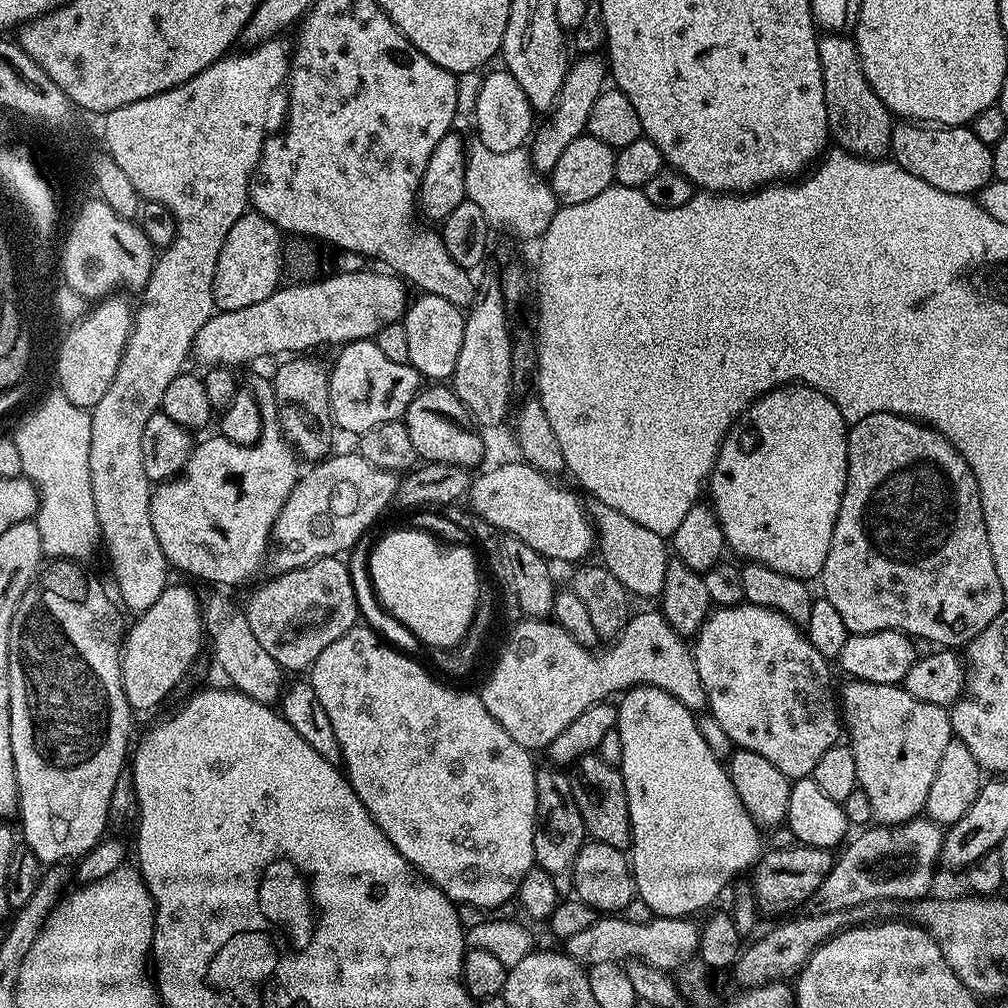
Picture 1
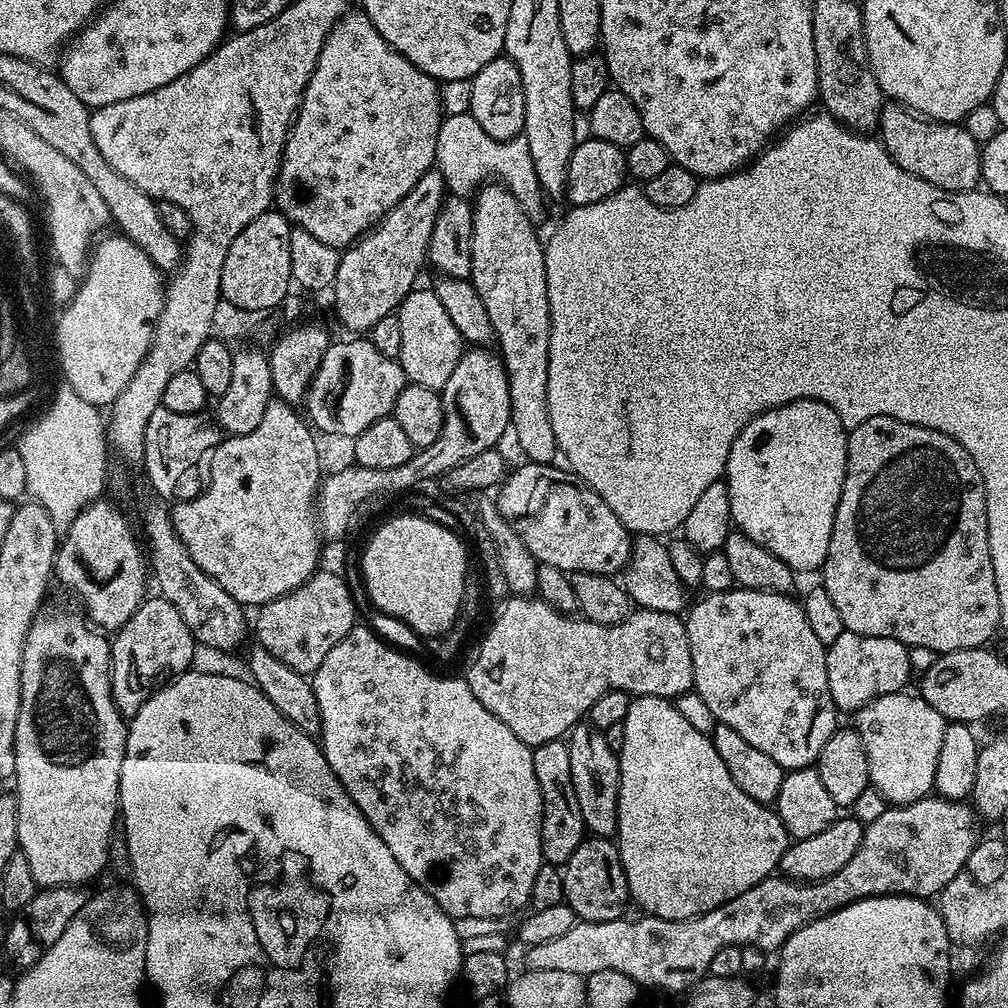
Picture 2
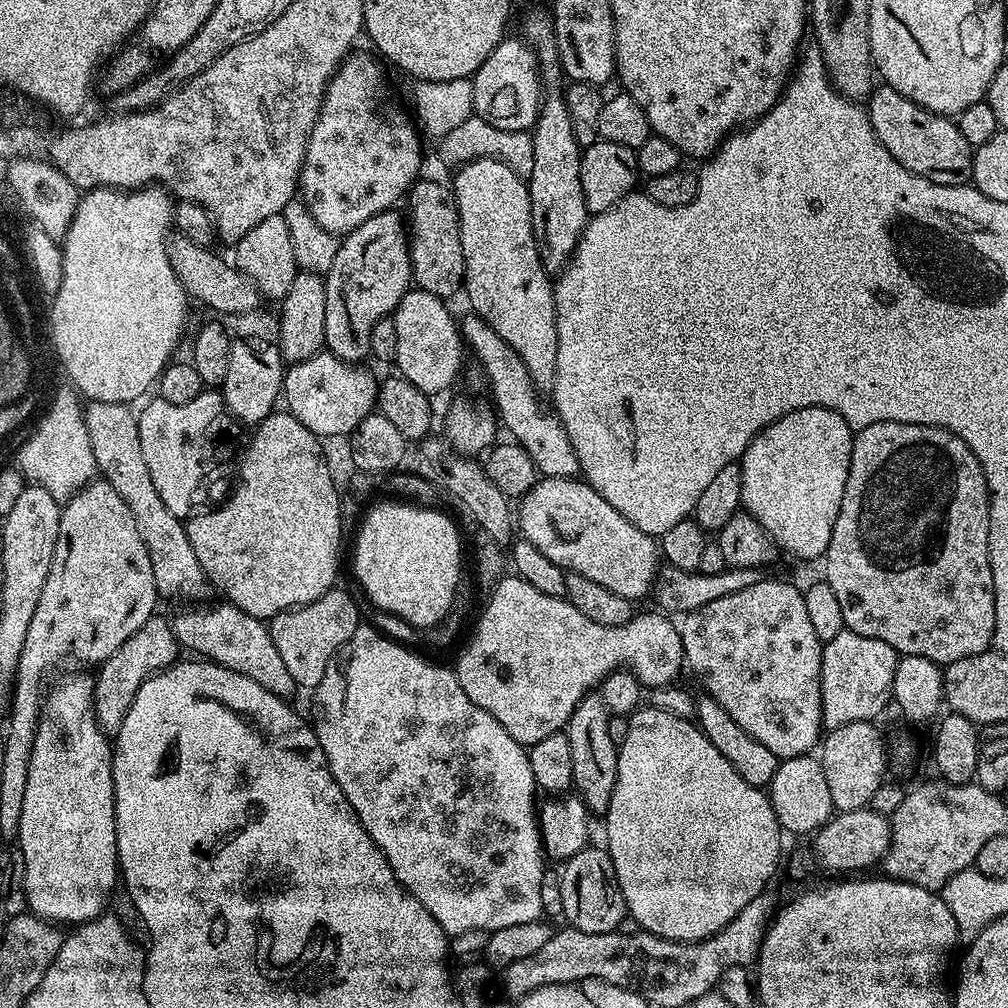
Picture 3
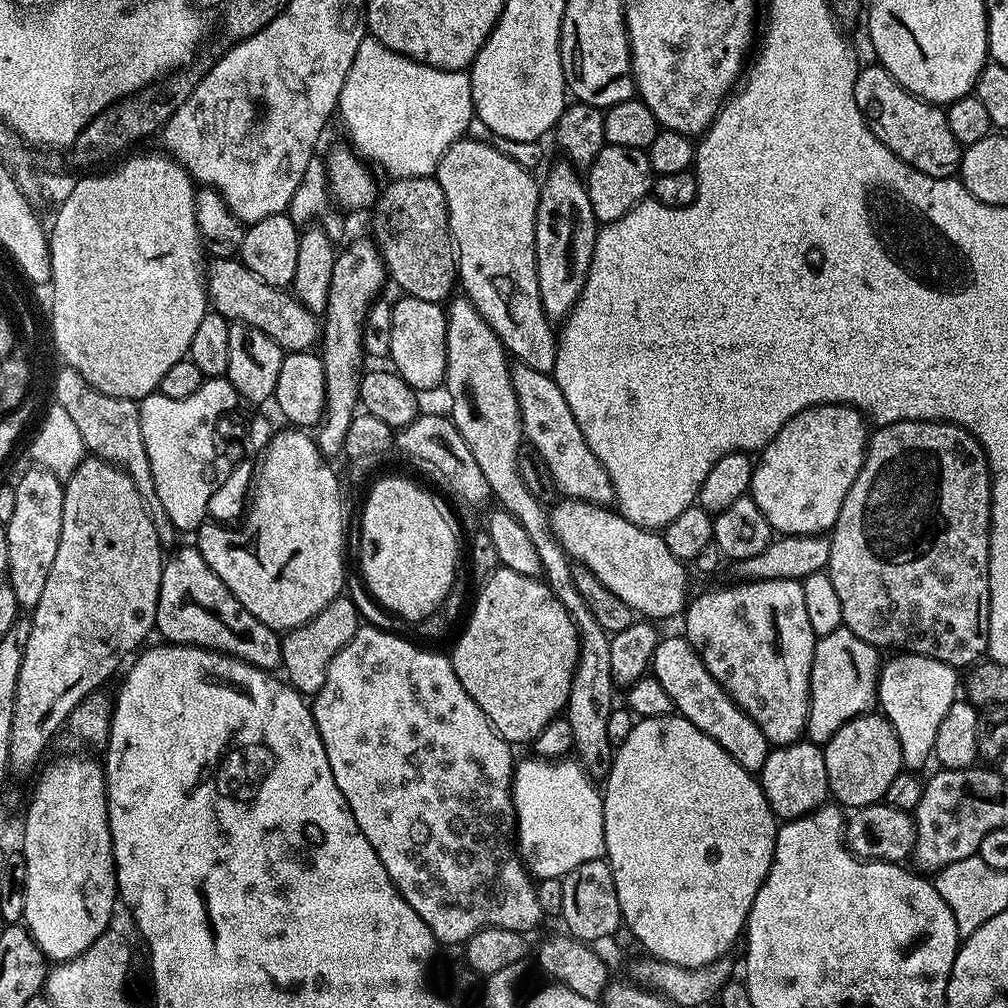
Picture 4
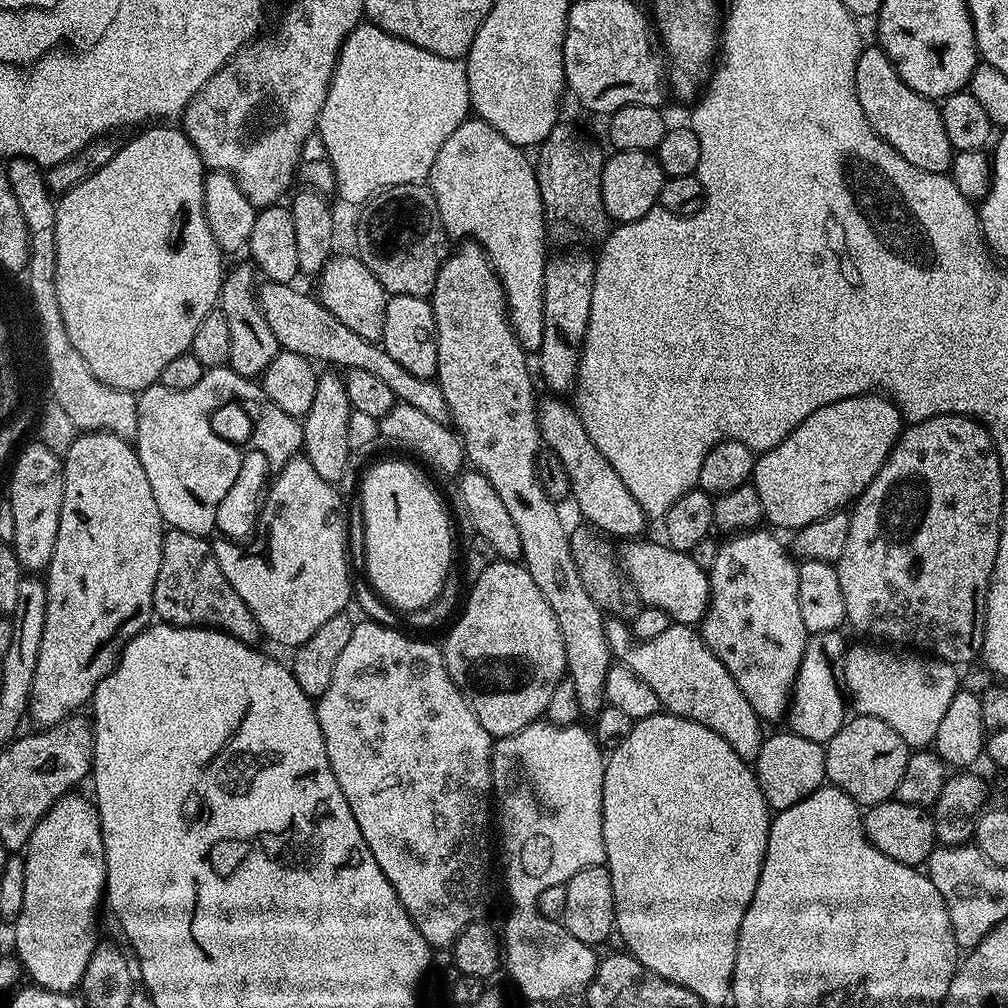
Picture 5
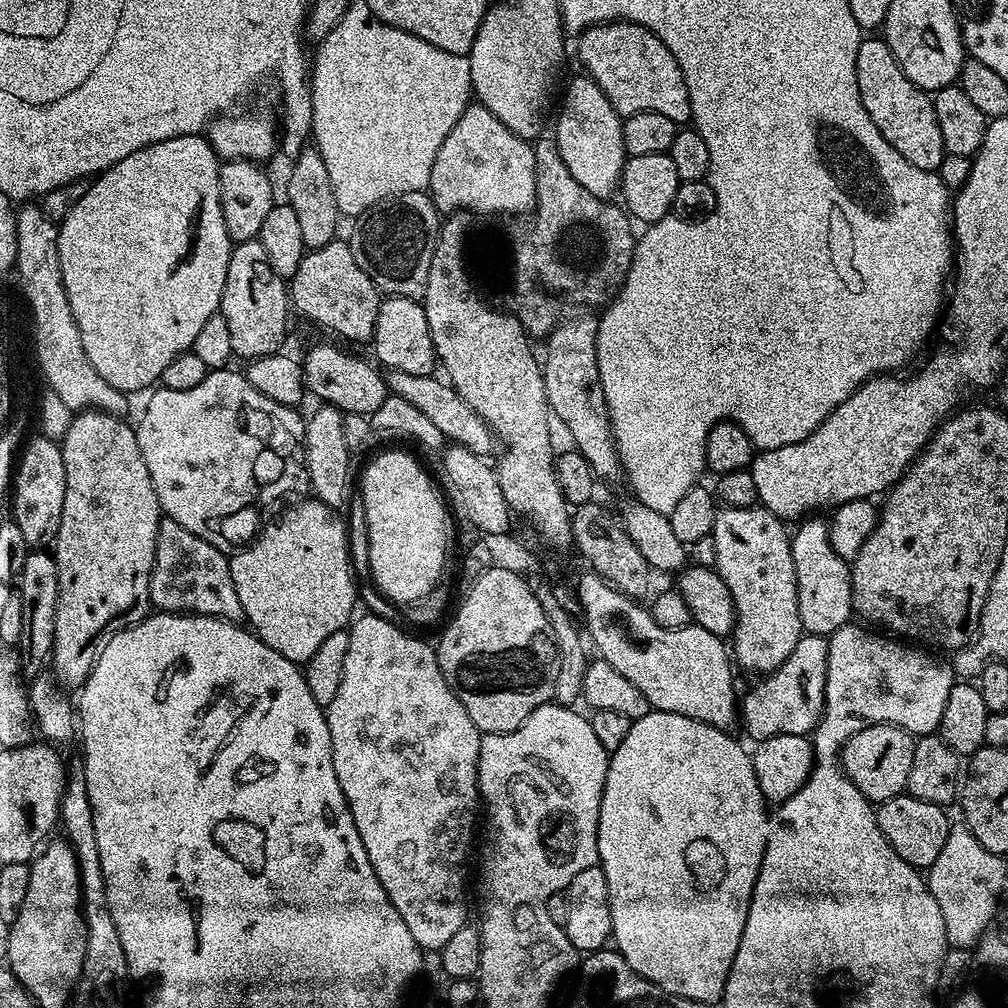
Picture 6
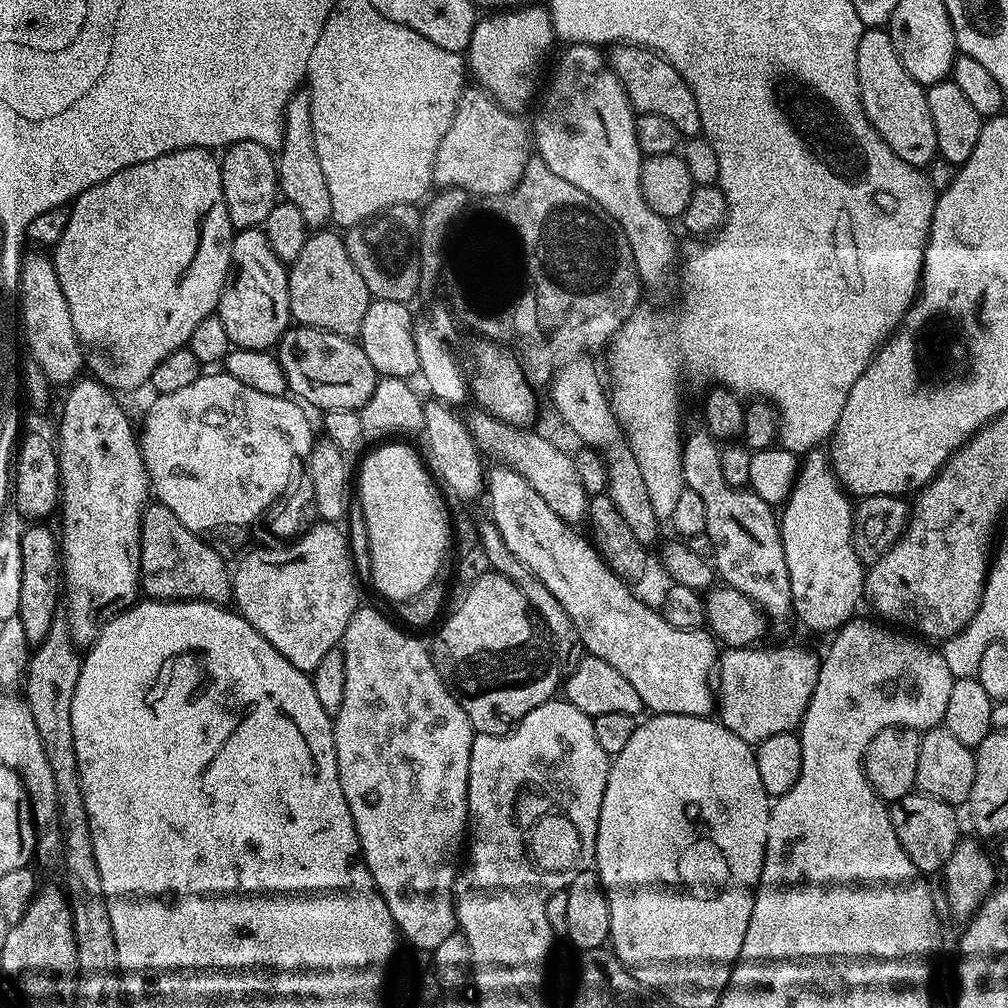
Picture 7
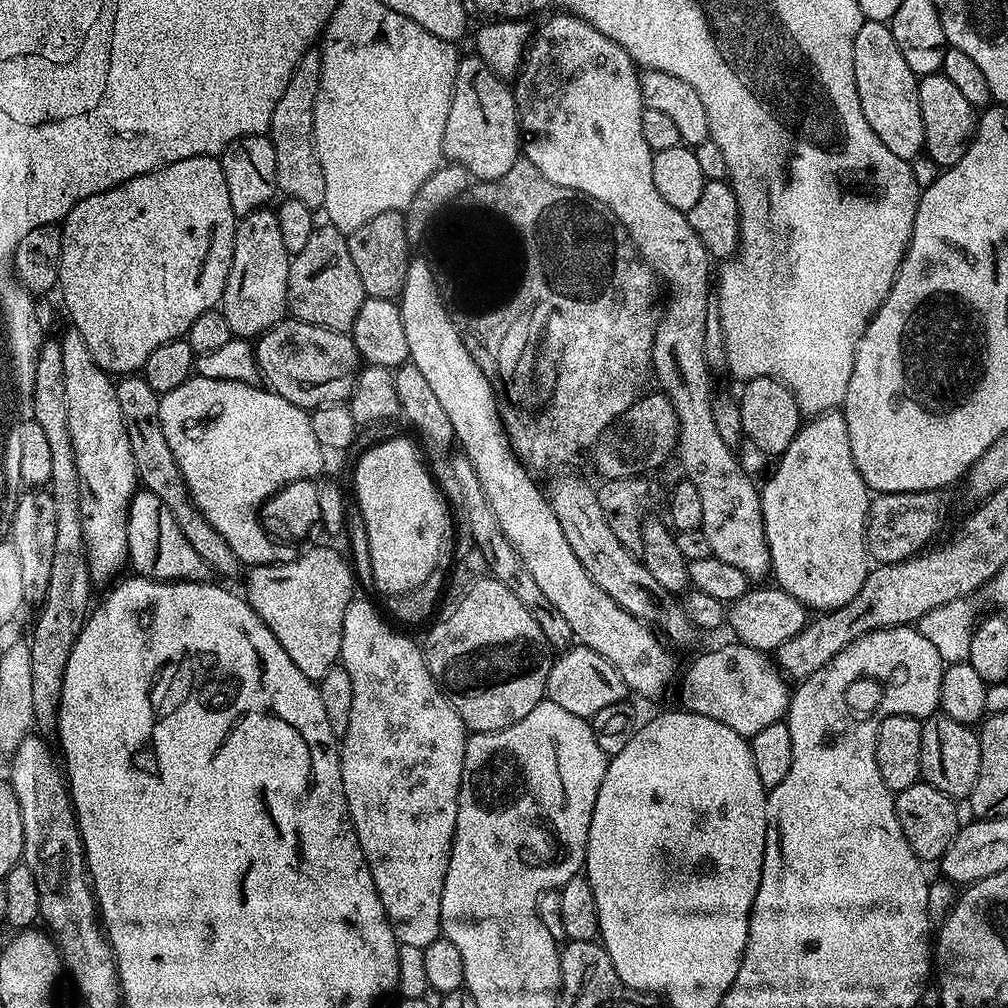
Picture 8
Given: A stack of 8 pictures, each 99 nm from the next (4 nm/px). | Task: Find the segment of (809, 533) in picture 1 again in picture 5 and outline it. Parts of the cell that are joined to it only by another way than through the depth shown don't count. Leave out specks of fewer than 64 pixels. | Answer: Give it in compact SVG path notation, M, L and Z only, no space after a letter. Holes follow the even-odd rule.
M883 394L851 396L838 402L830 402L814 414L810 414L778 446L774 446L757 459L752 472L751 485L756 488L761 499L763 515L777 529L795 530L818 522L831 512L847 509L870 486L874 474L886 462L890 450L902 431L900 409Z

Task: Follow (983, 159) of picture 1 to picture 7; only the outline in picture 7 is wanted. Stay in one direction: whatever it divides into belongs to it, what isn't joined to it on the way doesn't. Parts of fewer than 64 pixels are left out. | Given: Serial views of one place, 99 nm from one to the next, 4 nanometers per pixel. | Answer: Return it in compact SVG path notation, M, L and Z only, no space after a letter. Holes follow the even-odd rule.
M880 26L865 27L858 42L856 65L864 113L874 130L878 130L882 142L886 142L902 162L927 169L938 156L938 138L934 138L934 118L930 118L928 93L925 85L910 78L906 66L902 66L902 58L898 58L898 50L894 50L894 42L890 42L887 30Z

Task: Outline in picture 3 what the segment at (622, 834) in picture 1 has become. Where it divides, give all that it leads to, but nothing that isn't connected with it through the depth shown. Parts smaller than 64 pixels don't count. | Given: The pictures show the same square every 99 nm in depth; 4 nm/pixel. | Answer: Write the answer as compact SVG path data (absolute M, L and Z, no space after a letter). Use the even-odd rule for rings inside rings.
M589 694L578 702L574 714L570 714L566 735L570 742L570 755L574 762L572 788L593 817L603 817L614 794L614 782L618 778L618 747L609 737L607 725L610 713L599 694Z

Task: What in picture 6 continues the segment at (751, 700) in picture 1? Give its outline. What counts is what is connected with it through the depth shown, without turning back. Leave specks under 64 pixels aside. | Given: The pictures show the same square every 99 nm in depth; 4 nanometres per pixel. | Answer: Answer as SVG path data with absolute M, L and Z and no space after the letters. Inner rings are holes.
M721 507L711 535L716 551L715 571L720 573L736 607L736 625L730 633L730 652L735 663L756 674L771 674L798 646L802 629L798 614L796 571L792 542L785 521L769 508Z

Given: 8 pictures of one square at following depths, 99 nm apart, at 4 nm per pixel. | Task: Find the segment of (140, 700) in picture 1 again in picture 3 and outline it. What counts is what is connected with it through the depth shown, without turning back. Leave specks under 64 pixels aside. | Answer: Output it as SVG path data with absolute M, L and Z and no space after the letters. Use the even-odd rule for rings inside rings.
M153 614L142 630L134 630L134 634L130 634L130 638L126 638L126 642L122 642L122 646L118 646L118 650L114 650L114 654L110 654L110 658L99 665L97 672L100 673L95 673L92 697L102 731L115 734L120 729L126 718L126 710L130 710L130 702L134 702L134 694L138 694L142 682L177 663L176 652L178 645L171 623L167 619L163 620L160 614Z

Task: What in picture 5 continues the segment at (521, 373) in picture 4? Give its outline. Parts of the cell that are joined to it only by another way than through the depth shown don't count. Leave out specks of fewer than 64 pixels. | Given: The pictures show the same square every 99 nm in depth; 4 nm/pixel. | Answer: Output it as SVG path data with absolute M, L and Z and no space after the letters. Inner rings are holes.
M541 399L538 404L540 413L540 438L543 447L552 452L564 464L568 474L570 496L576 499L576 508L589 520L593 529L599 530L609 538L622 537L622 540L640 538L645 535L644 527L650 523L649 517L638 506L638 498L626 490L626 482L618 478L618 470L602 458L598 446L586 434L582 418L571 403L563 404L563 399Z

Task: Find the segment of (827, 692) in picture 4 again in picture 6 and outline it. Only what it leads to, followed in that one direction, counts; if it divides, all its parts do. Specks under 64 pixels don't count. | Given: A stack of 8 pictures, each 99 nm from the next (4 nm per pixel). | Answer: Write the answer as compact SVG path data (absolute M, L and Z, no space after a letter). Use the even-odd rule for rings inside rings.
M807 634L801 635L798 646L794 646L794 650L790 654L790 658L786 658L786 662L782 662L776 667L776 671L765 675L748 693L743 693L742 699L738 704L738 712L742 717L742 724L744 720L744 728L748 731L748 736L752 739L752 742L759 742L770 738L771 736L781 736L782 734L794 734L795 736L808 736L809 734L815 732L816 723L820 721L820 715L824 713L824 687L826 686L826 670L828 669L828 642L823 636L809 636Z

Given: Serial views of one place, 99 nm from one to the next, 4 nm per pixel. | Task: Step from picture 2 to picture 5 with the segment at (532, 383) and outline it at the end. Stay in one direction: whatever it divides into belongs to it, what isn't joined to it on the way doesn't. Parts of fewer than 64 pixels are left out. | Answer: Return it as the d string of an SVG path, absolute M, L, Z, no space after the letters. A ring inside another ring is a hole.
M479 118L463 120L442 142L442 150L438 150L438 158L434 158L434 166L427 178L427 185L432 189L434 202L438 206L438 214L442 226L453 241L460 242L467 238L484 249L492 271L504 288L504 302L508 309L508 321L512 323L518 342L529 354L539 353L542 346L542 330L544 329L544 203L538 186L536 169L533 161L527 160L525 149L512 145L494 128Z

